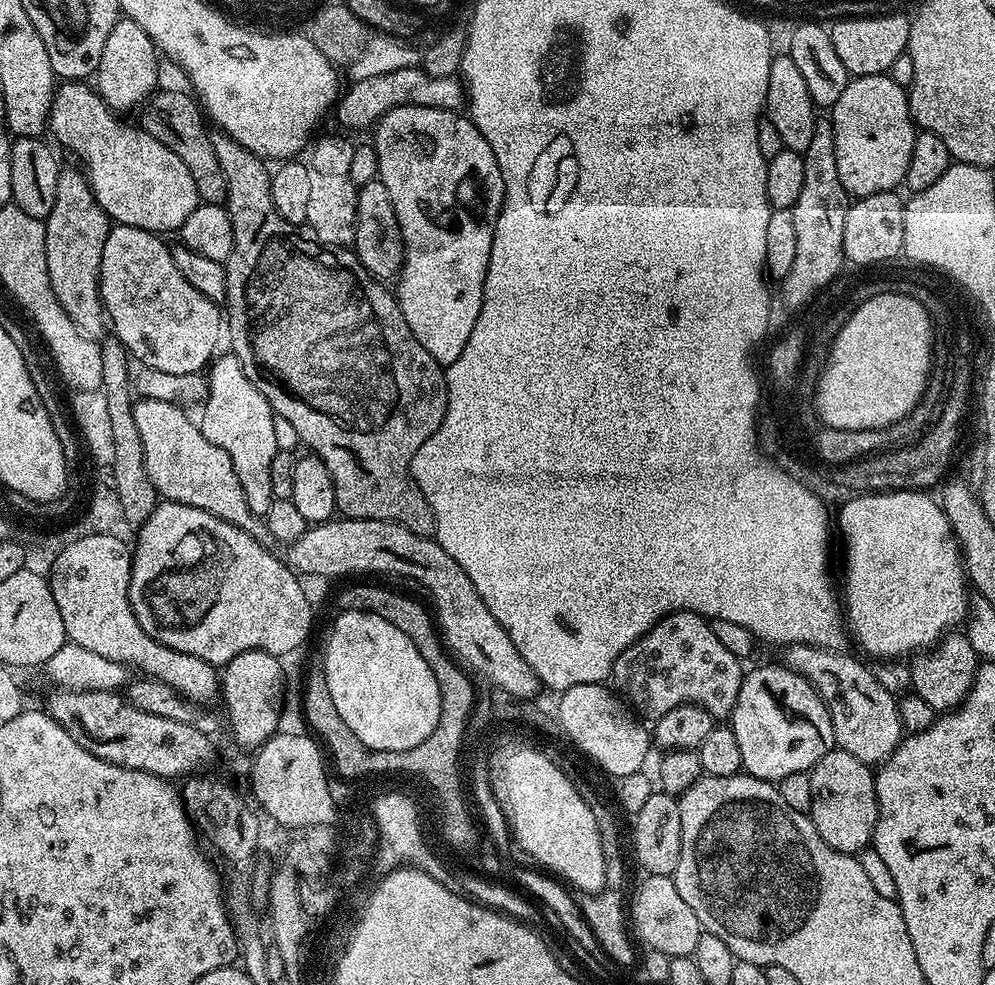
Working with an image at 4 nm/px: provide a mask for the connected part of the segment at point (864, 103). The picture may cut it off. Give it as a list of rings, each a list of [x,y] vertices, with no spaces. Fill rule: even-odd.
[[[888,74],[849,79],[846,90],[842,90],[838,102],[834,102],[834,106],[830,109],[830,119],[834,130],[834,154],[838,162],[838,178],[849,197],[859,198],[879,192],[891,192],[904,184],[906,166],[910,166],[910,150],[914,150],[914,138],[918,131],[908,105],[905,85],[894,82]]]

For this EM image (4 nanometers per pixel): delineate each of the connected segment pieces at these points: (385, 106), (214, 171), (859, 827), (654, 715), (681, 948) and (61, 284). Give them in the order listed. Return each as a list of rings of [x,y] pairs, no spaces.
[[[420,66],[393,70],[390,73],[351,81],[334,105],[334,116],[336,112],[336,120],[344,128],[371,129],[387,112],[407,104],[445,108],[455,112],[465,107],[466,88],[456,76],[434,78],[426,74]]]
[[[160,90],[149,96],[139,113],[139,115],[141,114],[140,120],[138,119],[139,127],[149,132],[154,138],[158,138],[158,142],[162,142],[162,146],[174,150],[174,154],[178,154],[178,158],[182,158],[186,170],[190,170],[190,178],[194,178],[194,186],[203,203],[224,204],[226,201],[226,174],[222,174],[222,165],[218,163],[218,158],[214,154],[212,132],[195,95],[185,92]]]
[[[833,750],[810,769],[807,779],[812,791],[810,815],[818,834],[822,834],[822,842],[849,854],[859,854],[869,847],[880,813],[873,769],[853,754]]]
[[[671,612],[670,615],[662,617],[641,640],[635,640],[630,647],[622,650],[612,667],[611,679],[616,680],[615,691],[641,717],[649,716],[649,721],[655,722],[662,714],[674,710],[674,706],[683,704],[698,704],[707,708],[713,717],[728,718],[738,702],[740,683],[745,678],[745,673],[740,672],[740,668],[741,661],[737,660],[734,654],[730,654],[730,650],[722,647],[722,642],[718,642],[709,621],[693,612]]]
[[[645,875],[643,879],[632,896],[630,928],[635,939],[640,939],[645,944],[645,949],[661,952],[670,958],[692,956],[698,946],[698,938],[702,935],[698,914],[694,914],[690,906],[686,906],[682,894],[678,894],[678,886],[672,876]]]
[[[65,167],[58,178],[58,194],[54,194],[54,210],[50,210],[50,214],[43,221],[45,228],[45,258],[46,270],[49,272],[49,286],[53,288],[53,294],[56,295],[56,301],[62,306],[62,310],[69,316],[70,321],[74,322],[81,334],[88,336],[92,340],[99,341],[106,332],[106,313],[104,310],[104,303],[100,297],[100,263],[102,262],[102,246],[106,246],[106,238],[108,237],[108,230],[110,221],[108,215],[102,210],[102,206],[98,206],[98,202],[92,193],[92,187],[88,184],[88,178],[83,171]]]

